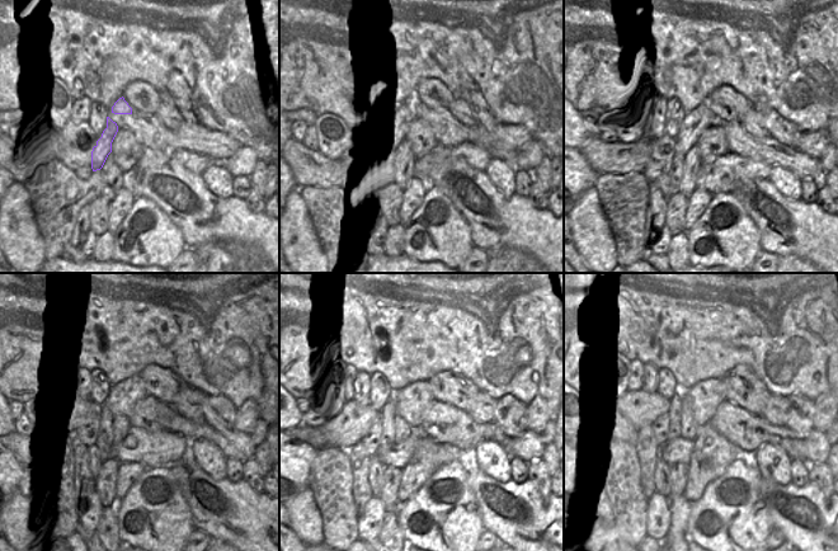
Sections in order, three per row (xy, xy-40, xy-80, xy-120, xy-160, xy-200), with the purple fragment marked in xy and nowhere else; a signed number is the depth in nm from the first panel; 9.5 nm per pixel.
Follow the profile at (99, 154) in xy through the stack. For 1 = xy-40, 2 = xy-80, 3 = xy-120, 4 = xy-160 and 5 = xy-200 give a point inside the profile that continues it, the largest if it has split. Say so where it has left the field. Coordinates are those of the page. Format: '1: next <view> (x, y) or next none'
1: next xy-40 (409, 109)
2: next xy-80 (692, 117)
3: next xy-120 (122, 399)
4: next xy-160 (410, 401)
5: next xy-200 (705, 396)

